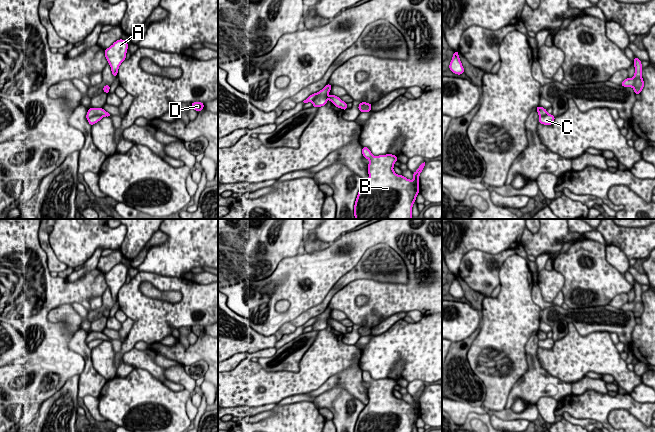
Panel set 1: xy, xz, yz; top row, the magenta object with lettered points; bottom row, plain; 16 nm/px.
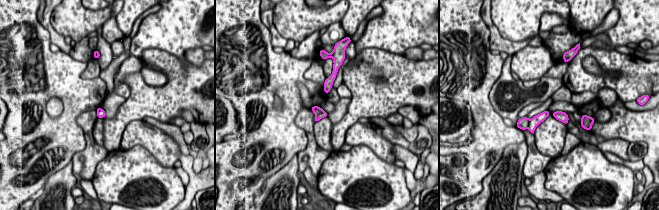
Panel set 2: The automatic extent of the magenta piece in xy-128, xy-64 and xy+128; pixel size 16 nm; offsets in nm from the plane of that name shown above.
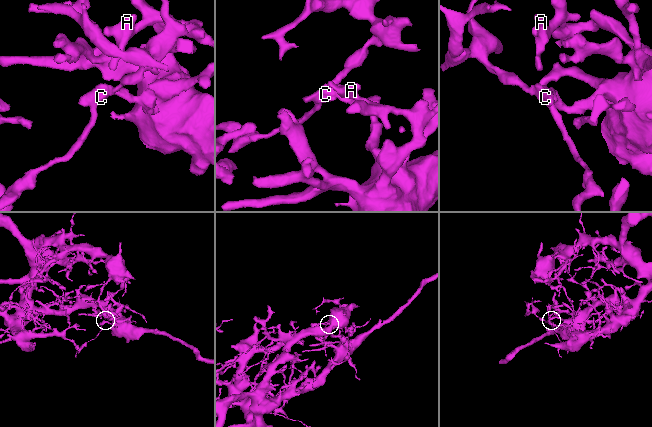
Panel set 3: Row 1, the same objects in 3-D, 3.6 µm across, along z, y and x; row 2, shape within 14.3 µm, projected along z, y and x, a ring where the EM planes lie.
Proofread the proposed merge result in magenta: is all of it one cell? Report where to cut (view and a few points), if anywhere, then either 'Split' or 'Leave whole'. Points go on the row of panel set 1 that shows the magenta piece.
Split along xy (103, 116), (92, 115), (88, 119). Split

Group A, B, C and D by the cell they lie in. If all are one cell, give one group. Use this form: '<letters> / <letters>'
A B D / C

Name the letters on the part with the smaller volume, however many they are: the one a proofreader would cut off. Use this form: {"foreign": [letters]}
{"foreign": ["C"]}

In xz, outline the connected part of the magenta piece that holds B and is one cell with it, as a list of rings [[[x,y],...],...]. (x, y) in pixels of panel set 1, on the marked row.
[[[367,147],[362,148],[362,154],[369,160],[369,178],[358,192],[354,205],[355,219],[412,219],[413,203],[419,194],[419,175],[425,162],[413,173],[414,179],[409,180],[394,172],[394,163],[398,161],[396,155],[373,156]]]

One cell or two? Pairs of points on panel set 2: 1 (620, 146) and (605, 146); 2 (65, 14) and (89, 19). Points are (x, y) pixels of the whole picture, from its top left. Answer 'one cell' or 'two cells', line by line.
1: one cell
2: one cell

